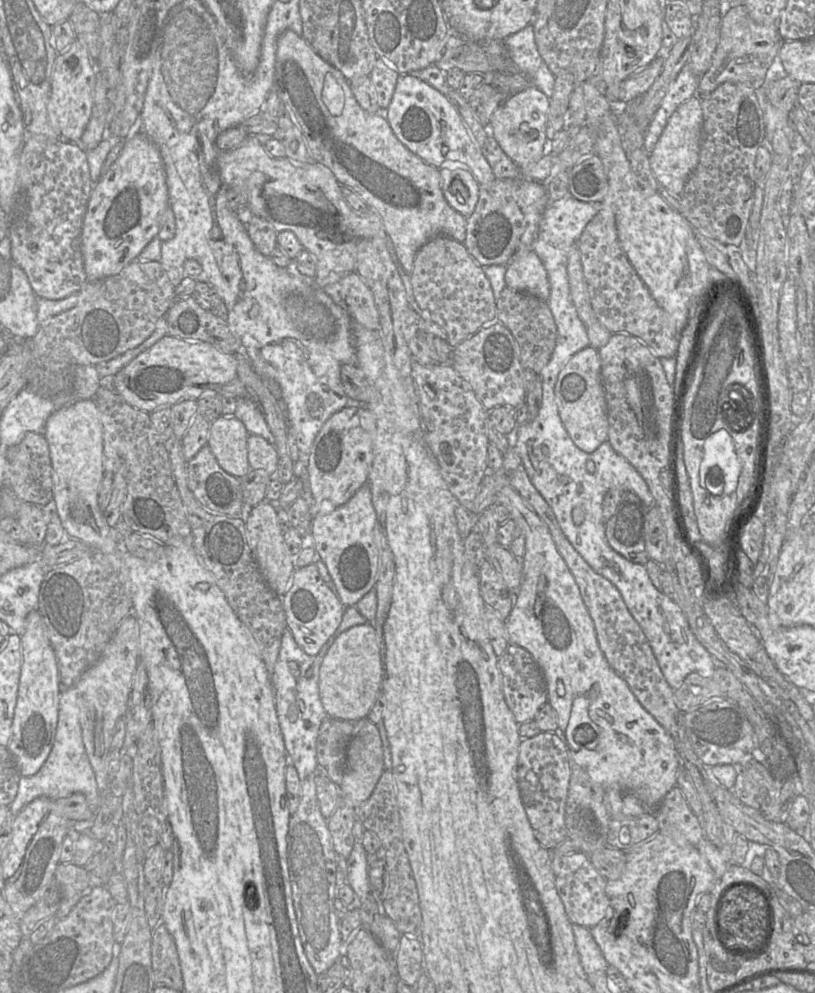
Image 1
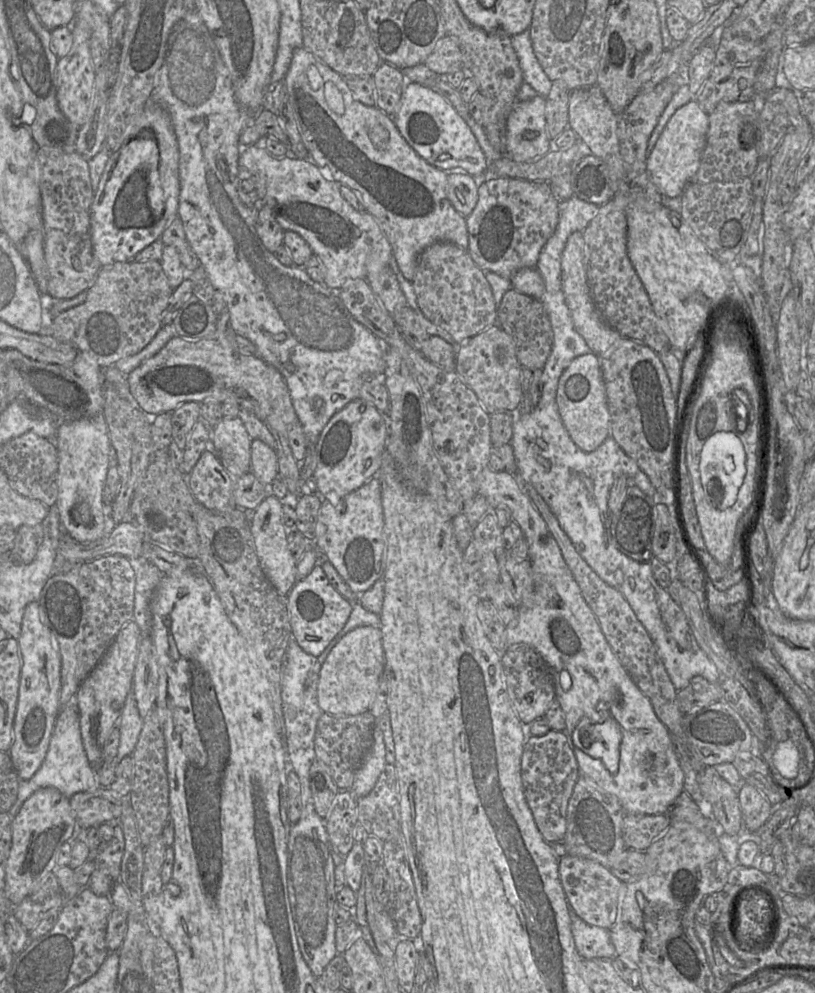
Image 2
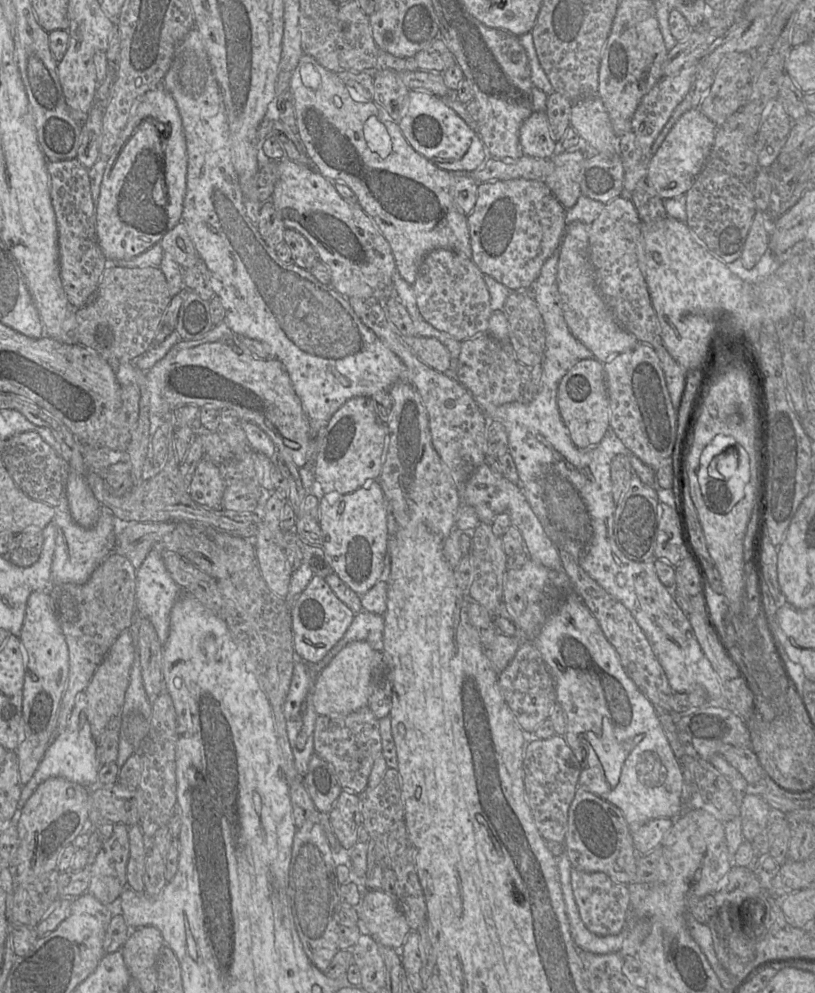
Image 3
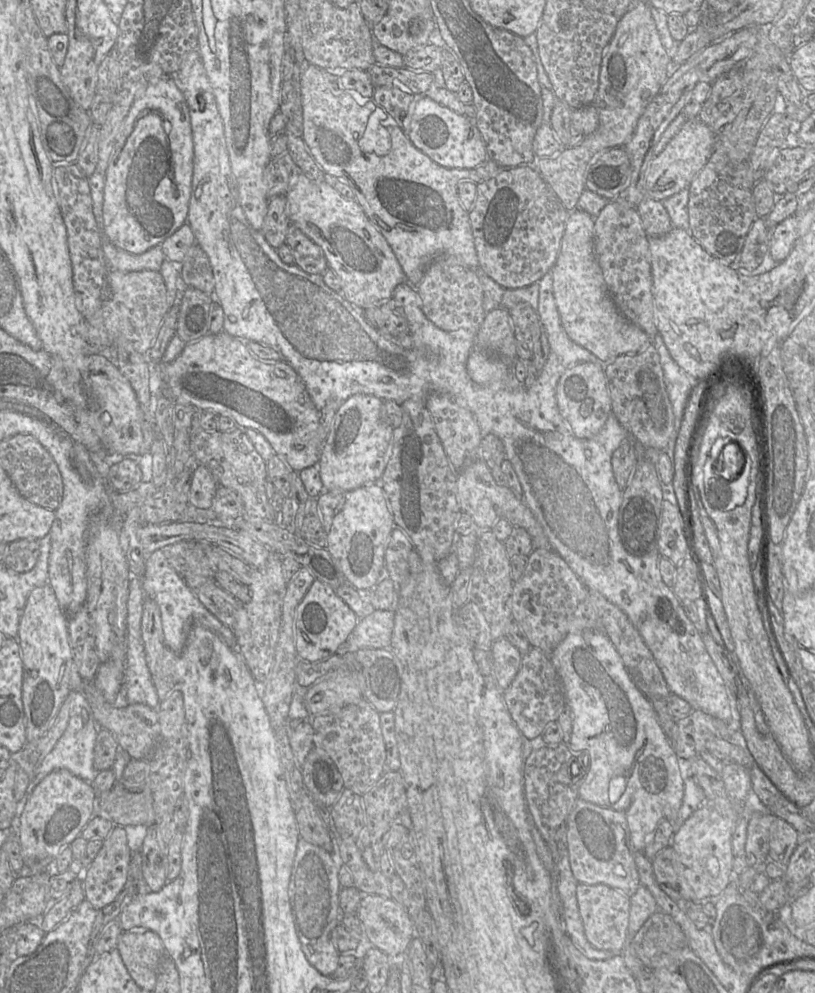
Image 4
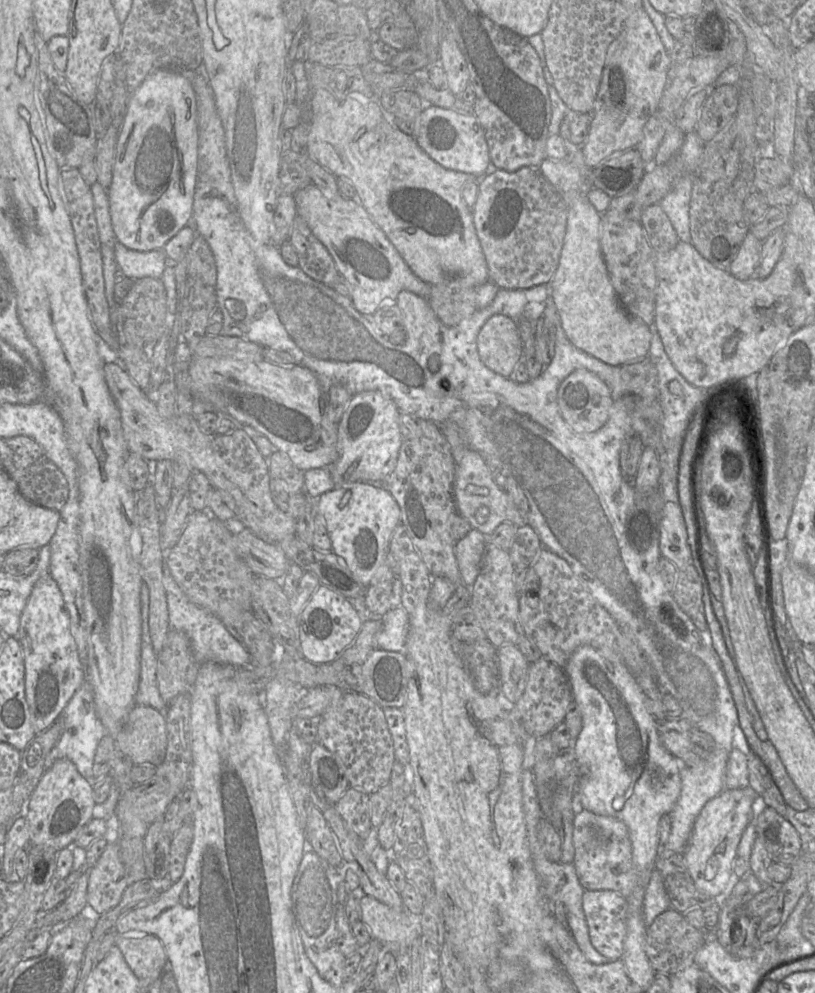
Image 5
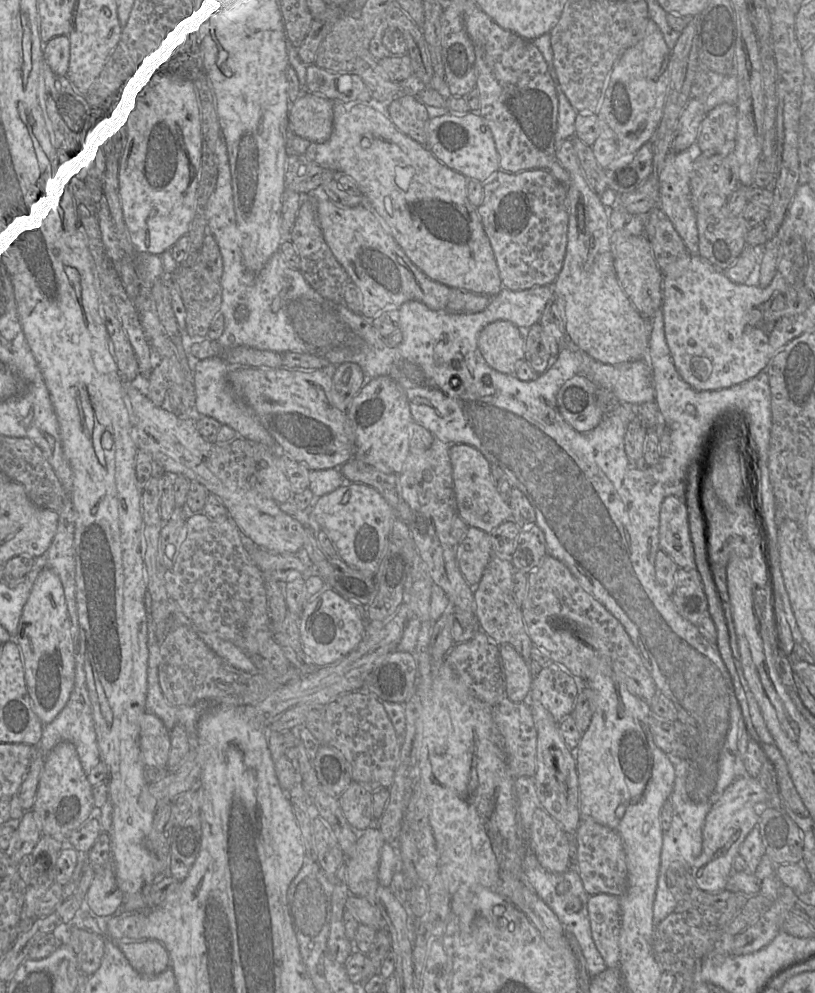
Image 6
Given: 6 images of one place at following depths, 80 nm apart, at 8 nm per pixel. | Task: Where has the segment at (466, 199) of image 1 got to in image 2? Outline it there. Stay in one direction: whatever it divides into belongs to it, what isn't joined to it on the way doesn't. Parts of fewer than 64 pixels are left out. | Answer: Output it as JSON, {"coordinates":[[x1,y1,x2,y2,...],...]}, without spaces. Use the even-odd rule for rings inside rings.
{"coordinates":[[468,173,447,176,447,197,463,217,468,217,478,201,478,180]]}

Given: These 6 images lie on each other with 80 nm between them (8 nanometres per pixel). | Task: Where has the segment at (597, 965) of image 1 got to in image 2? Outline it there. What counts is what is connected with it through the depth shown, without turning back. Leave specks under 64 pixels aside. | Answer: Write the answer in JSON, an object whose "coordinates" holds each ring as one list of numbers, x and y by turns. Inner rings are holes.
{"coordinates":[[572,911,571,920,576,949,584,960,617,958,609,930,586,924]]}

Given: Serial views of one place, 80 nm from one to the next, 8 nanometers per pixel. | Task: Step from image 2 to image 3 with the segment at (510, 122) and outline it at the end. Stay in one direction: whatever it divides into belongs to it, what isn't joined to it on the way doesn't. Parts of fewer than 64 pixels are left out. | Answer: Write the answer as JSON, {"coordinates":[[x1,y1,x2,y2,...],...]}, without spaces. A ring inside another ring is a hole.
{"coordinates":[[534,111,522,124,519,142,524,155,551,158,557,142,553,140,546,112]]}

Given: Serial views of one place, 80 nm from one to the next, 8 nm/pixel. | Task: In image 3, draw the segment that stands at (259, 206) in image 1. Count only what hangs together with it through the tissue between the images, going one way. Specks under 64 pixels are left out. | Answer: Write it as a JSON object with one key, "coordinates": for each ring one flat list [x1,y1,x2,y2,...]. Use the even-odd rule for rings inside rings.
{"coordinates":[[286,157,278,160,278,178,271,201,286,228,301,233,329,267,332,288,346,298,376,296,381,302,387,298,396,272,395,259,389,243,360,205,346,202,335,185,313,166]]}

